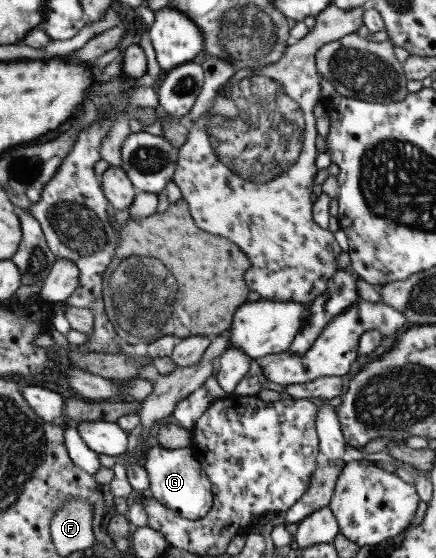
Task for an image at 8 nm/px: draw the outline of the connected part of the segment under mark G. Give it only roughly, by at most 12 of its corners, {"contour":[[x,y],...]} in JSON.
{"contour":[[189,446],[143,451],[148,491],[184,519],[206,515],[211,484]]}

